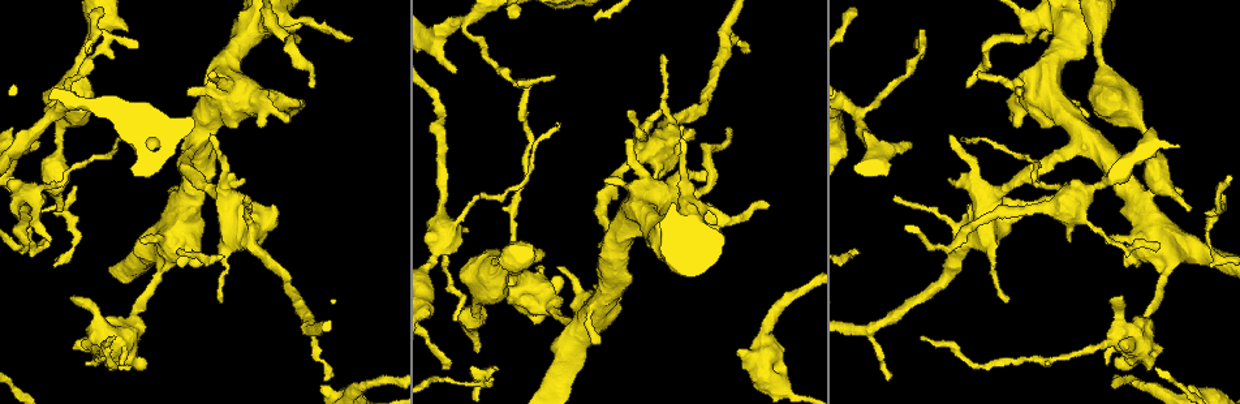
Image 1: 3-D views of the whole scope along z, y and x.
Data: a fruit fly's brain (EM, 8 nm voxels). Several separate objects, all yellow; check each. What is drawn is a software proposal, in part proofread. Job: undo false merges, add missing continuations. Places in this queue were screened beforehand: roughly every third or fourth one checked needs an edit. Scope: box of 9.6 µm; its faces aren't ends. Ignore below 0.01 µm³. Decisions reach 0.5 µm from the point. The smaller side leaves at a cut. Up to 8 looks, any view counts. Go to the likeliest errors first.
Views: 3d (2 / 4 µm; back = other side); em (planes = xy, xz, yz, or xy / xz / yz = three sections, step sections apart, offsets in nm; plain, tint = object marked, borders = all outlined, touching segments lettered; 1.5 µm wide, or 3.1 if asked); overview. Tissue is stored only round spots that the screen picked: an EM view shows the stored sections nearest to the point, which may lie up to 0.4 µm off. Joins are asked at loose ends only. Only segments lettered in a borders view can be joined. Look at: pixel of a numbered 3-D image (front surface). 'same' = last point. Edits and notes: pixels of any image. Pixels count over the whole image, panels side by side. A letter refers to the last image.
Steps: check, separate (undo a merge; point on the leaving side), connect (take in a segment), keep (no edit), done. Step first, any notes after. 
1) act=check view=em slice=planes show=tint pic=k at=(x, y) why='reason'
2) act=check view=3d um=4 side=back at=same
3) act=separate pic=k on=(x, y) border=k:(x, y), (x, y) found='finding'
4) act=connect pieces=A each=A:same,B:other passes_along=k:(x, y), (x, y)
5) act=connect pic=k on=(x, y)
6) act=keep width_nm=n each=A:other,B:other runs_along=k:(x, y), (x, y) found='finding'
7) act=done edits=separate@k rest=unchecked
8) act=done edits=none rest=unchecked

act=check view=3d um=2 pic=1 at=(961, 141) why='end of a long branch'

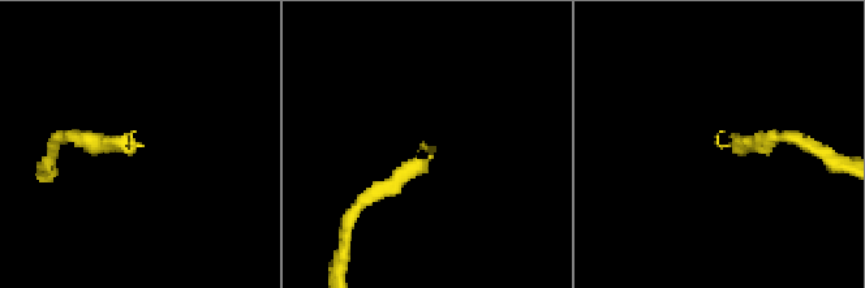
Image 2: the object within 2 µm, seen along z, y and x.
act=check view=em slice=xz step=4 show=borders pic=2 at=(714, 137)

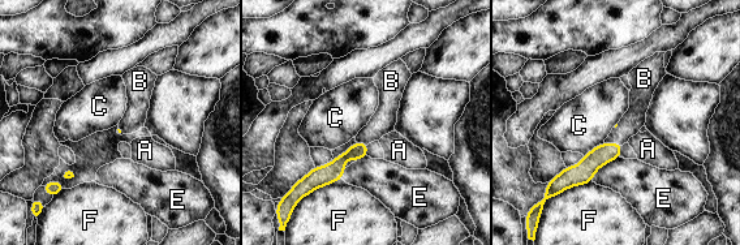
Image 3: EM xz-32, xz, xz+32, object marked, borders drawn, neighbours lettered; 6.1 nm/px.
act=connect pieces=B each=A:other,B:same,C:other,E:other,F:other passes_along=3:(599, 155), (612, 144), (631, 123) found='the neuron continues'

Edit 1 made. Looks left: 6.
act=check view=overview why='see it whole again'

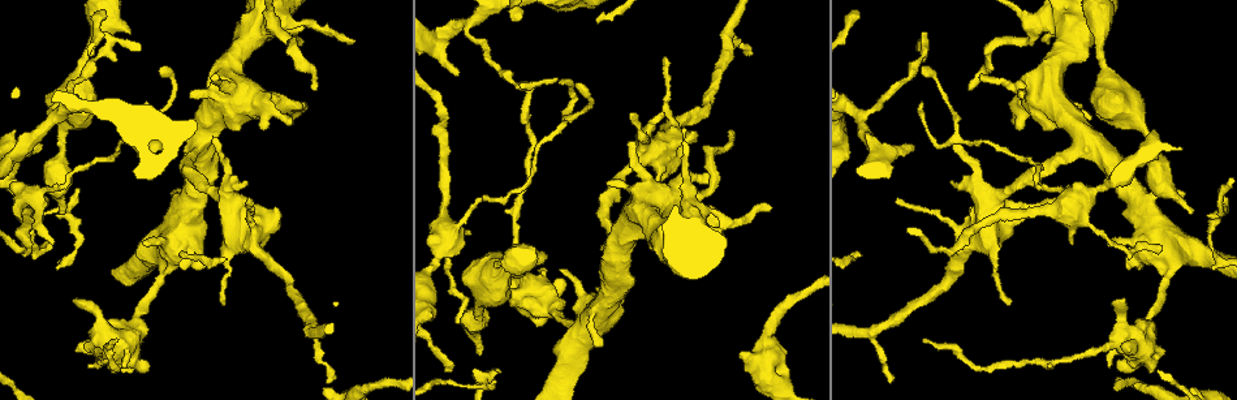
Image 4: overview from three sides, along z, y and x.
act=check view=em slice=planes show=borders pic=4 at=(458, 320) why='an open end'

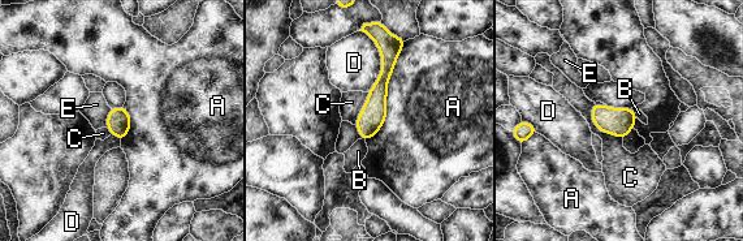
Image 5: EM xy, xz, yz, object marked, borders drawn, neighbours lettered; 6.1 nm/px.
act=keep each=A:other,B:other,C:other,D:other,E:other runs_along=5:(384, 47), (387, 72), (363, 136) found='none of them fits'

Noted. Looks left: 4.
act=check view=em slice=xy step=4 show=tint pic=4 at=(557, 77) why='tapers out'

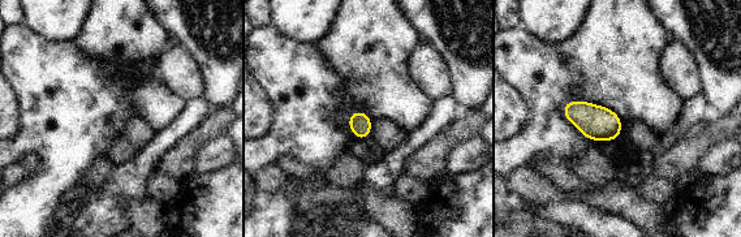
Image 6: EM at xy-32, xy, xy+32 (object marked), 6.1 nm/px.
act=check view=em slice=planes show=borders at=same why='another direction'

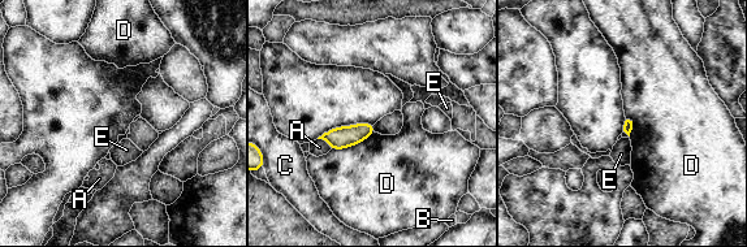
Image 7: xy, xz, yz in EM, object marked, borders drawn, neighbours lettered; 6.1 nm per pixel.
act=keep each=A:other,B:other,C:other,D:other,E:other border=7:(374, 131), (352, 146), (331, 150) found='no lettered segment goes on from it'

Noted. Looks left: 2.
act=done edits=connect@3 rest=unchecked

